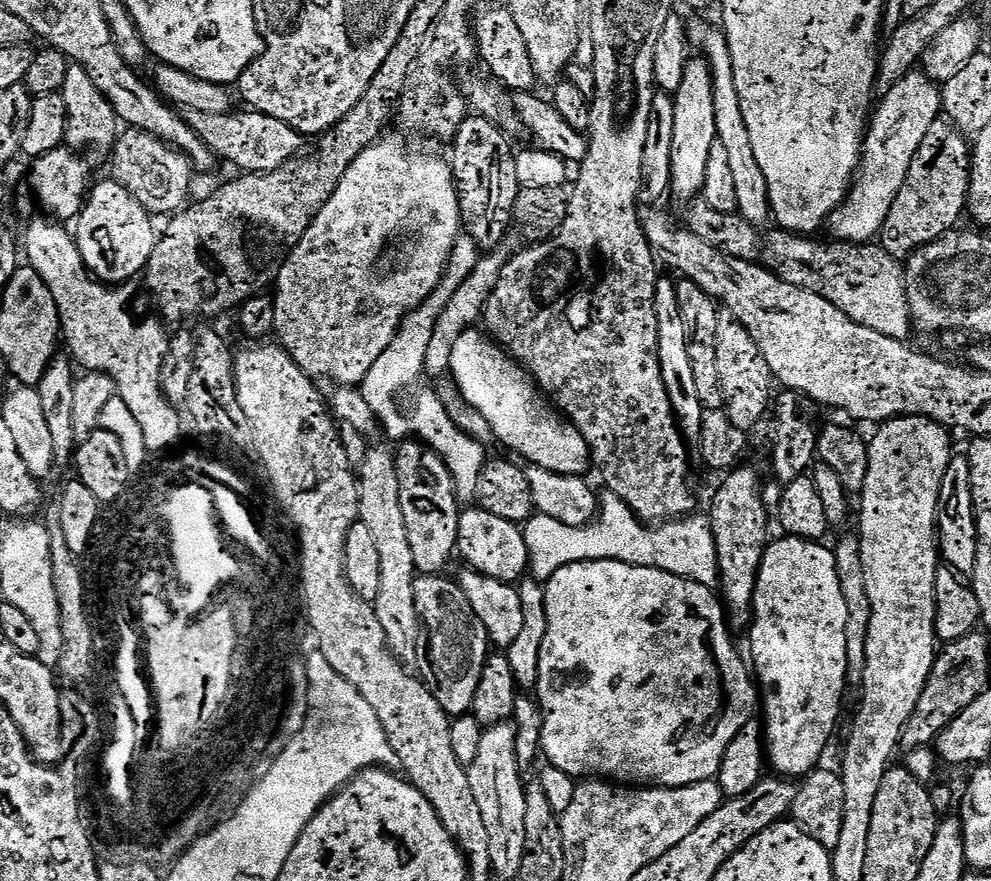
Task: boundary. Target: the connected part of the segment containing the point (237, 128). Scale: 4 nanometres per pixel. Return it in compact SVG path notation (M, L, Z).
M243 110L244 112L229 112L227 114L208 114L198 111L185 111L184 117L189 126L195 130L195 133L202 138L205 145L211 148L213 153L236 167L240 168L239 171L243 173L250 172L273 172L280 169L286 161L290 161L296 155L303 151L303 144L306 143L303 135L293 130L293 128L282 122L280 119L270 118L268 115L263 115L255 110Z

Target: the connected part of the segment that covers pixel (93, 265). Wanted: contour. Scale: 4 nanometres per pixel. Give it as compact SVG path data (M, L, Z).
M107 178L91 189L80 215L74 221L74 237L84 259L84 267L97 280L109 286L124 286L147 269L158 239L153 217L140 205L138 198L115 178Z

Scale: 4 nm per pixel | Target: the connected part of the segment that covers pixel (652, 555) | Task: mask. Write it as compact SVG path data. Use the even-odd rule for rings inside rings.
M607 490L598 496L598 515L590 524L583 524L581 528L571 528L549 516L533 515L532 519L523 525L524 541L528 547L528 567L531 579L547 582L554 573L562 570L562 566L570 566L574 562L587 560L617 560L643 568L653 568L681 576L687 580L698 582L710 589L717 587L720 578L720 563L716 561L716 547L712 533L712 521L707 515L693 514L683 522L664 522L659 526L649 526L633 514L626 502L618 498L618 494Z

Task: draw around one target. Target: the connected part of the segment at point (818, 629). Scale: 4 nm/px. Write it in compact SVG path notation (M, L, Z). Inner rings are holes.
M785 535L784 540L773 539L768 547L764 549L764 557L760 563L760 573L756 579L756 593L752 596L751 611L756 611L756 617L752 620L752 660L754 665L754 676L758 681L762 692L762 712L764 708L764 744L768 747L766 760L773 773L784 778L803 778L817 767L820 755L824 747L832 740L832 731L840 720L840 703L844 700L844 686L849 683L847 670L847 648L846 648L846 624L847 612L846 601L842 596L842 587L839 586L838 570L835 568L835 554L827 543L815 540L803 540L797 536Z

